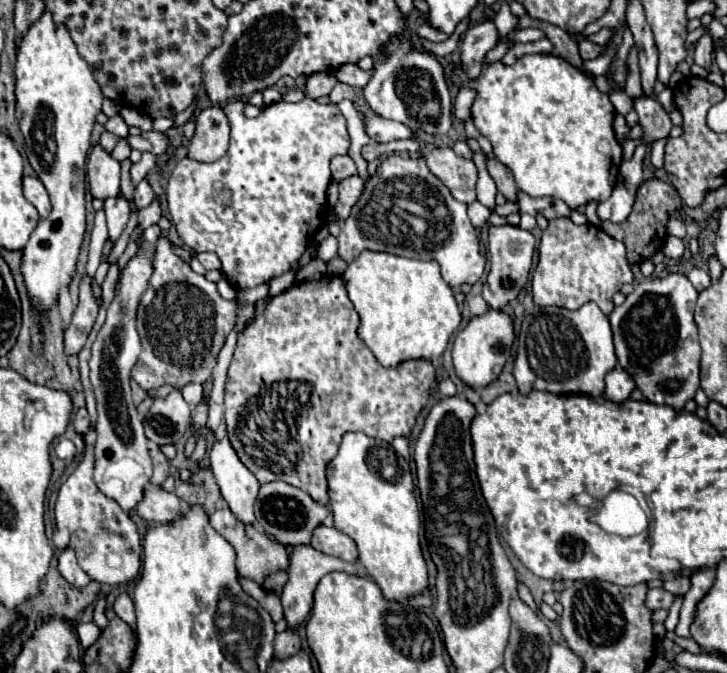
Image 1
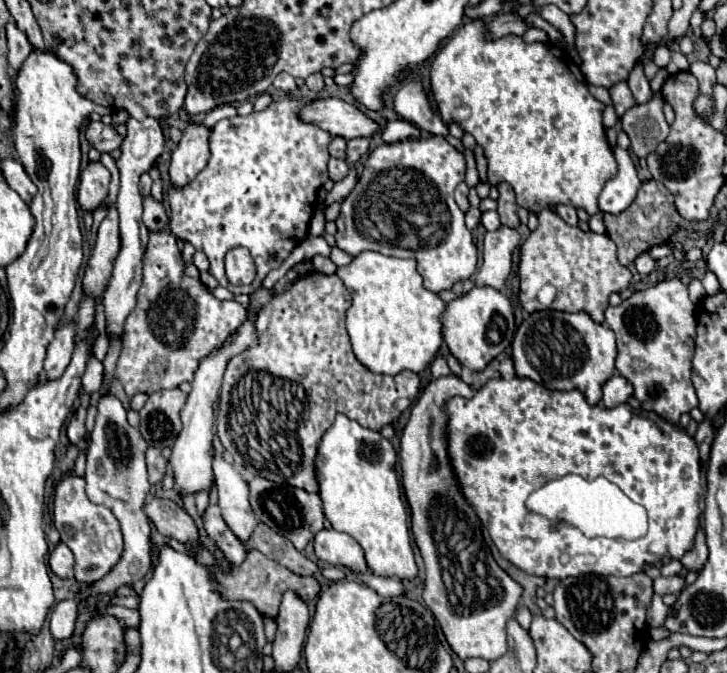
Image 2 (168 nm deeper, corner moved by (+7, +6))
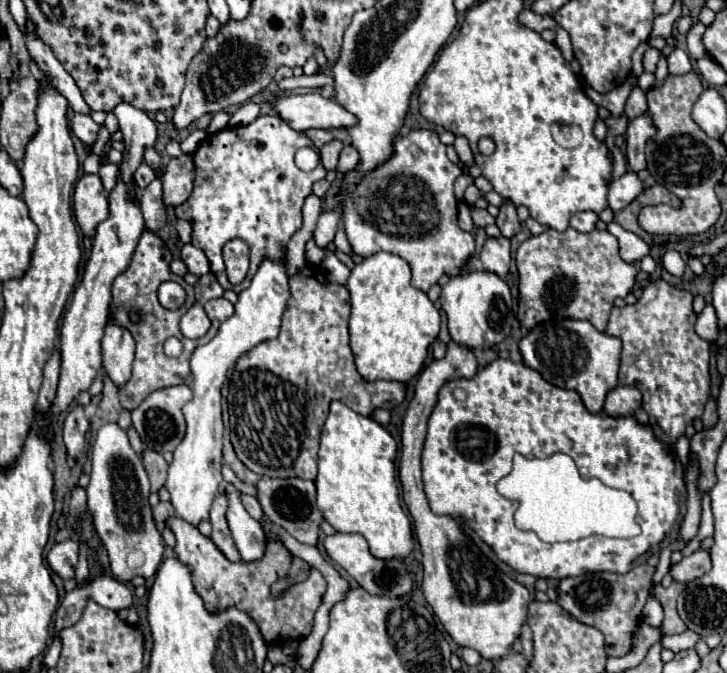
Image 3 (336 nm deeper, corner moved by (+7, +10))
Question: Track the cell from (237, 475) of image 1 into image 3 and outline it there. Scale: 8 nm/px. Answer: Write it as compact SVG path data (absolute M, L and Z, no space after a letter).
M235 485L225 487L225 495L229 501L227 507L227 523L233 533L235 545L243 557L243 561L255 561L261 559L267 539L263 533L263 527L247 513L247 509L241 503L241 491Z

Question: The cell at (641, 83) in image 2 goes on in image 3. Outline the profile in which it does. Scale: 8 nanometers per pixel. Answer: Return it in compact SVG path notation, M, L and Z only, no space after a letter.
M635 85L633 91L631 91L631 95L629 95L629 99L627 99L625 115L627 115L629 119L633 119L633 117L637 117L637 115L641 115L641 113L645 113L645 111L647 111L645 91L643 91L639 85Z

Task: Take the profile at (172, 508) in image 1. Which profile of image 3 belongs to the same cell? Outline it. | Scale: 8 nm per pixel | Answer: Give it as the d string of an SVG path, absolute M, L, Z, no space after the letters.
M173 515L167 519L167 527L177 537L175 553L183 563L187 563L191 567L195 591L201 595L201 599L205 601L209 611L237 607L237 609L249 613L257 621L267 643L283 643L287 639L303 639L311 633L313 615L315 615L317 607L321 605L321 597L327 589L327 583L317 569L311 569L309 577L303 583L295 583L281 597L273 597L271 585L277 579L287 577L287 569L289 569L289 561L291 561L291 555L283 543L268 541L263 557L257 561L231 563L229 559L225 559L225 555L215 547L215 543L209 537L201 535L199 529L195 525L189 525L185 519Z

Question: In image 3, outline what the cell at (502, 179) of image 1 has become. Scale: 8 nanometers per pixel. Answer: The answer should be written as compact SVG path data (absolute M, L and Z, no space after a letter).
M503 201L503 205L499 207L499 215L497 215L497 227L501 229L501 233L505 237L513 237L515 233L519 233L521 229L521 221L517 217L517 209L511 201Z

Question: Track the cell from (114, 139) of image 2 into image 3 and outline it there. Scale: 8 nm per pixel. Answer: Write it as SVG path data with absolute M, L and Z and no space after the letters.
M75 113L71 119L71 129L73 133L85 143L85 145L93 145L97 141L97 133L101 129L101 125L97 125L91 115L83 115L83 113Z

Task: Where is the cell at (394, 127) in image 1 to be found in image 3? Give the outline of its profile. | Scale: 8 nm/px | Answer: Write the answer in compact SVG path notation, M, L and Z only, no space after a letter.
M321 93L281 97L275 105L275 111L295 131L307 131L313 127L315 129L351 129L353 125L357 125L357 117L353 117L353 113L349 113L347 109L341 109L337 101L327 99Z

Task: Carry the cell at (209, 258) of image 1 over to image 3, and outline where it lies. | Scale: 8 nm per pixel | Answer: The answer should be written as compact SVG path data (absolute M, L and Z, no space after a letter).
M185 245L181 249L181 259L185 261L189 273L193 273L197 277L209 273L209 261L207 261L207 257L205 257L205 253L201 249L197 249L193 245Z

